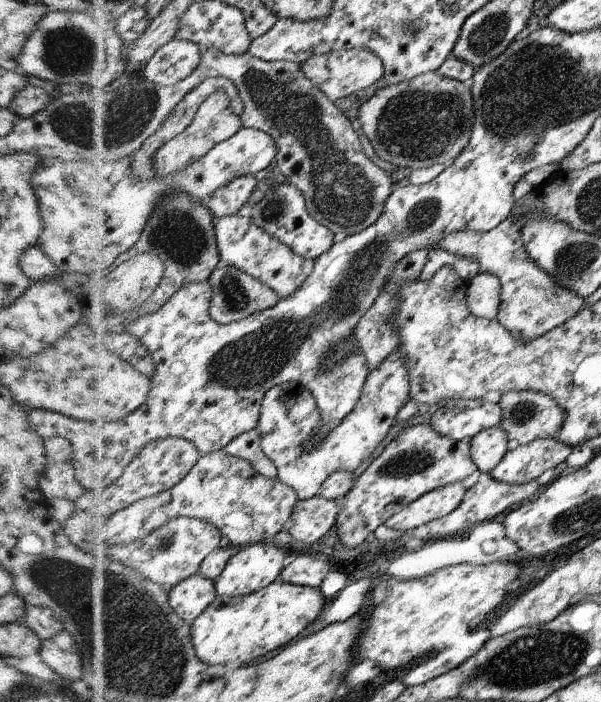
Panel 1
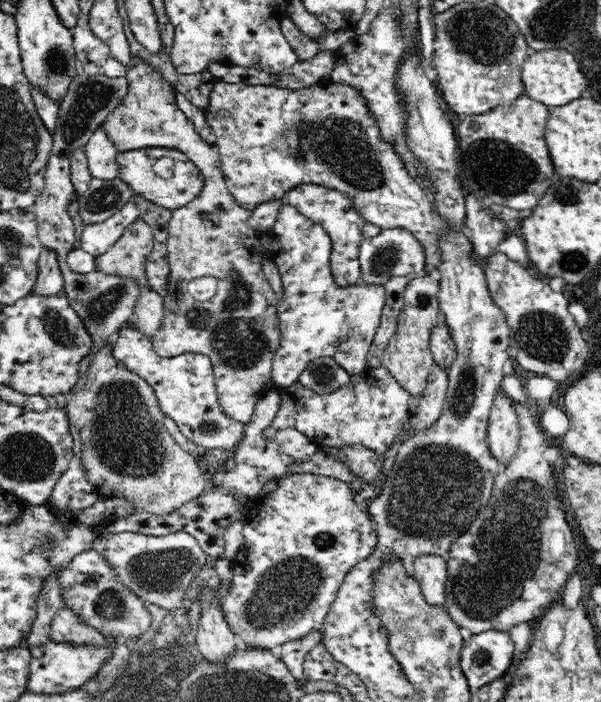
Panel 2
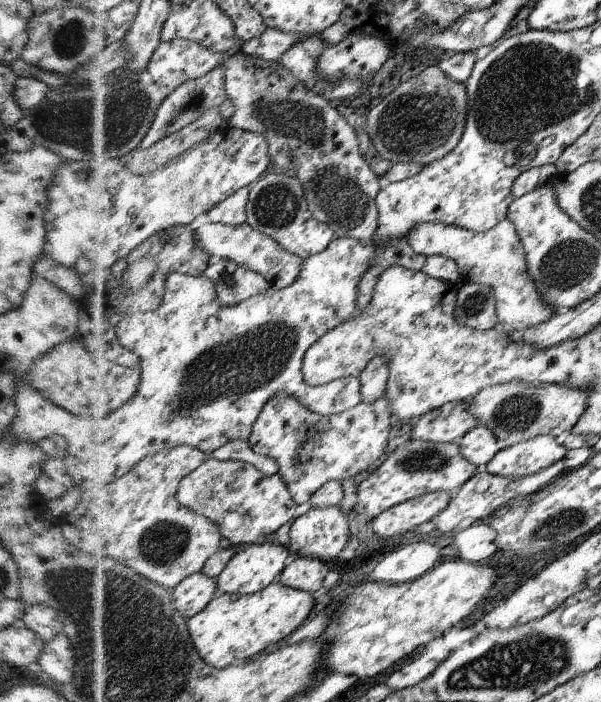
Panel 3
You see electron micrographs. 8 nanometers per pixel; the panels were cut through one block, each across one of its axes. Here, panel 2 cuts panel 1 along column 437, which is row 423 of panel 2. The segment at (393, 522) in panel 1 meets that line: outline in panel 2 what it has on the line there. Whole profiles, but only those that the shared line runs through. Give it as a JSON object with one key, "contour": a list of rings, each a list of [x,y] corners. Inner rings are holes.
{"contour":[[[500,388],[488,418],[488,447],[491,448],[492,455],[496,456],[496,461],[506,466],[516,454],[520,438],[514,401]]]}

